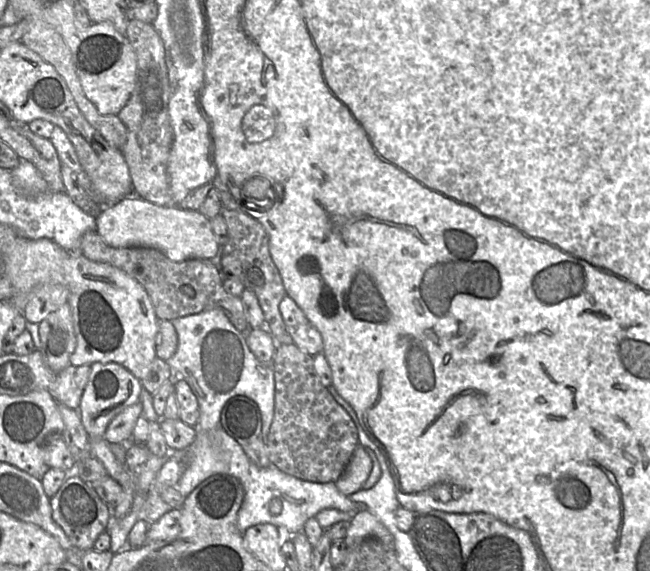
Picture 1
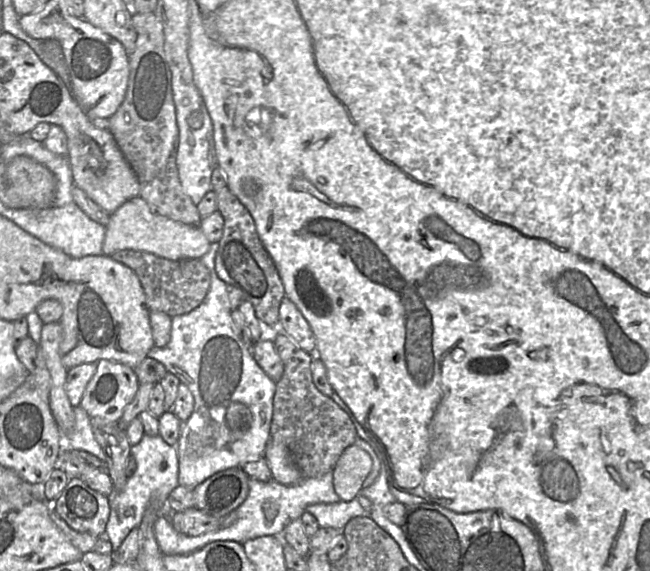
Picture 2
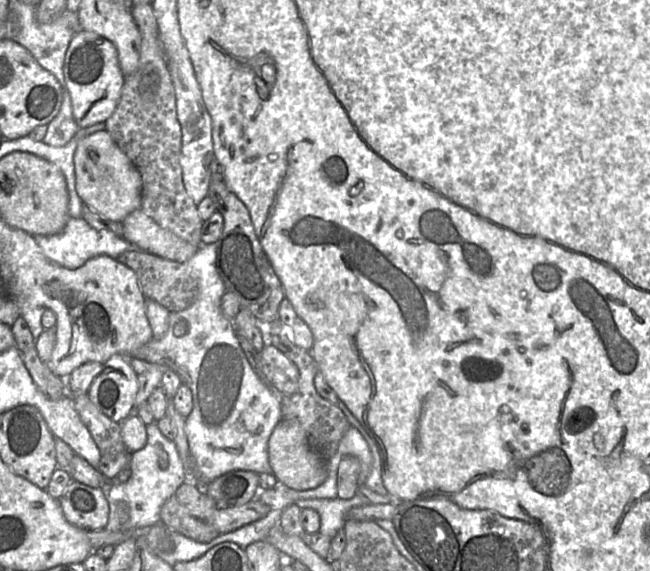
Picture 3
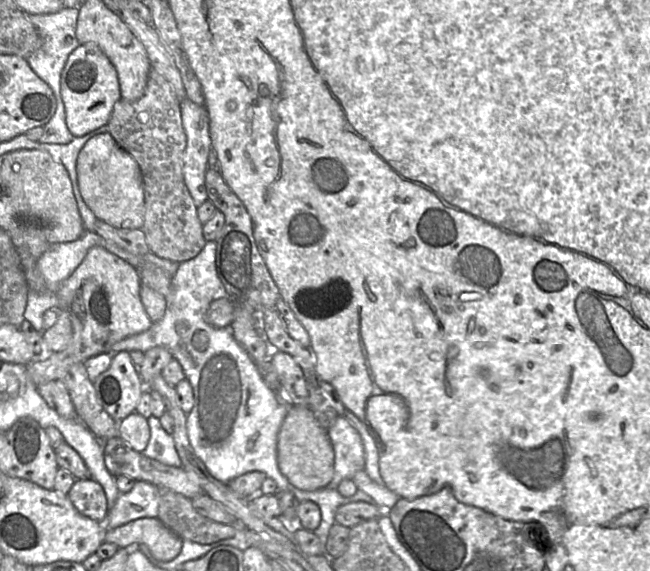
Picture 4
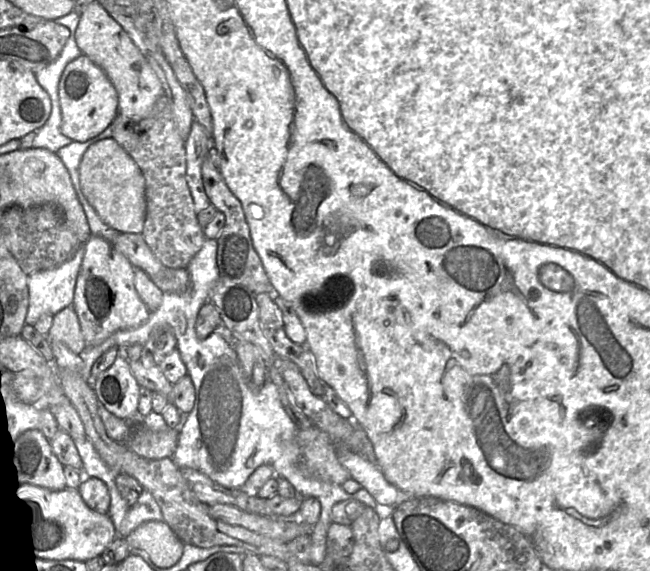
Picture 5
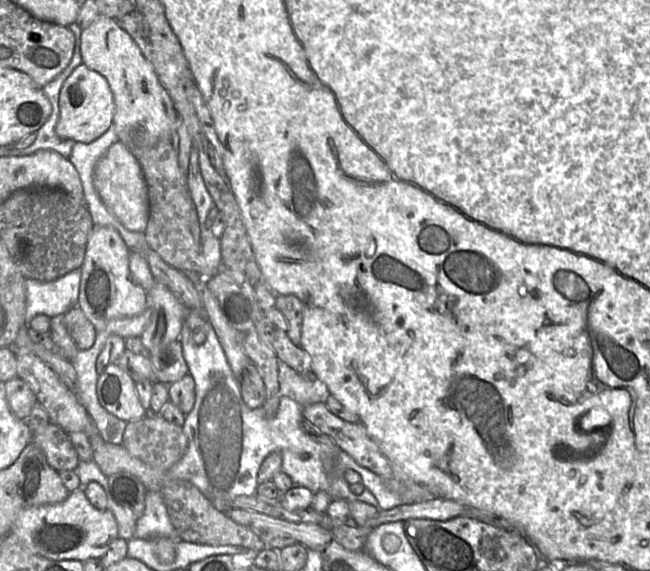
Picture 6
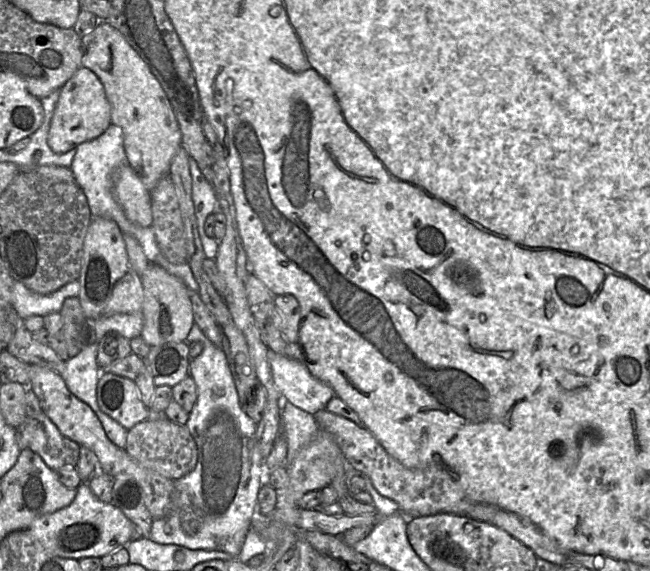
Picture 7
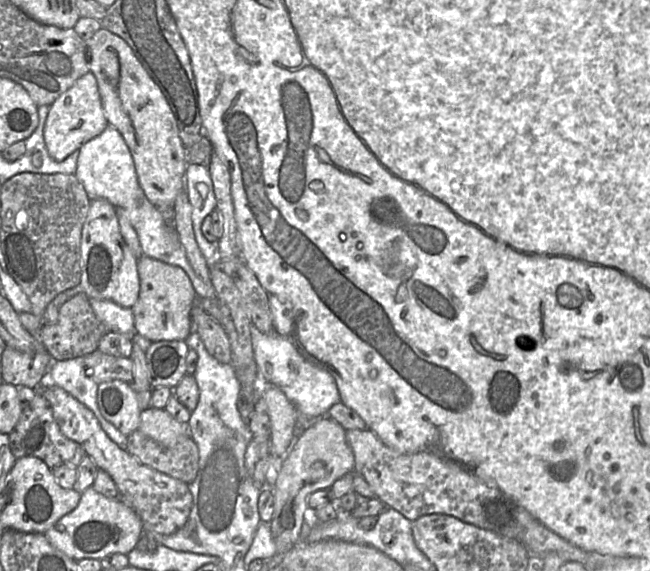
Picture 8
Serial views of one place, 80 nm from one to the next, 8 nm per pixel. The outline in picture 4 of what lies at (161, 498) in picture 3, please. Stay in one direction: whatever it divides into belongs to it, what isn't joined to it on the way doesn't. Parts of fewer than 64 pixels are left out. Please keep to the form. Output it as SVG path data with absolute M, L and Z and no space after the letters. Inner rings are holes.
M153 415L147 419L150 438L142 454L162 464L182 467L182 462L175 447L173 435L168 434L161 426L159 418ZM136 481L133 488L120 493L108 514L107 529L115 529L140 518L158 518L161 488Z

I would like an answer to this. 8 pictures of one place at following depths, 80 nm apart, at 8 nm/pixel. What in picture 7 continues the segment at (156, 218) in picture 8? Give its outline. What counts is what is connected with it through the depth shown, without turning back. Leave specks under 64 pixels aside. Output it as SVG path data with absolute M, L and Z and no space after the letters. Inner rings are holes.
M111 124L97 138L83 142L76 147L76 153L70 169L75 182L81 187L87 198L92 217L103 217L113 220L123 234L129 234L139 242L144 255L151 264L156 264L164 268L170 274L181 279L188 289L198 292L199 285L189 264L174 264L169 262L159 249L151 226L141 227L130 222L116 201L112 191L112 175L119 166L125 163L128 163L128 161L124 150L122 130L119 126Z

